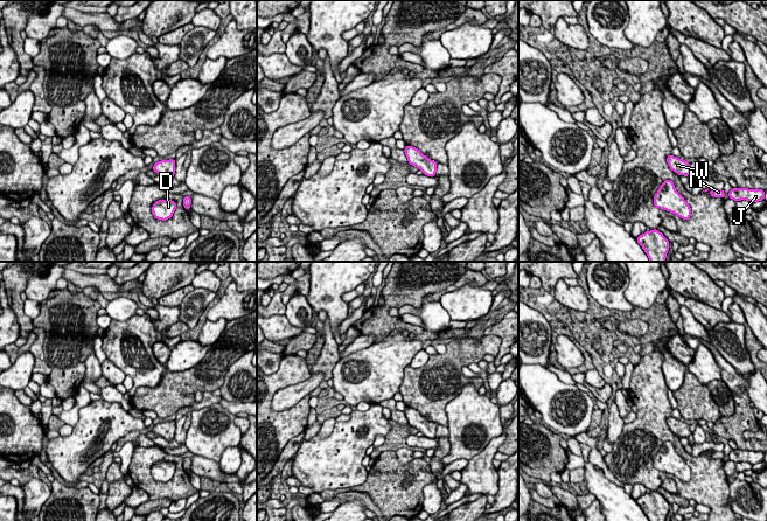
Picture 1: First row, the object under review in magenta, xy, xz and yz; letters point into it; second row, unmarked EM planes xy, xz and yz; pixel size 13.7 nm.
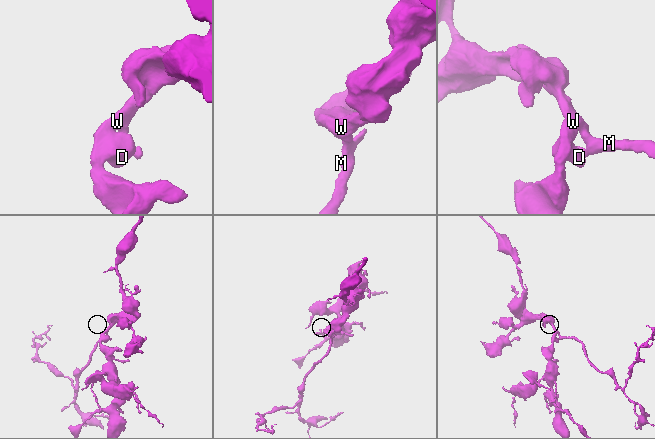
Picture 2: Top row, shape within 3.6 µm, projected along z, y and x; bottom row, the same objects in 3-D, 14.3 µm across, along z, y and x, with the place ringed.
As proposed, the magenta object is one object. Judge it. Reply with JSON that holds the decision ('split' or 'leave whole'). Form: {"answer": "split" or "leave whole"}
{"answer": "leave whole"}

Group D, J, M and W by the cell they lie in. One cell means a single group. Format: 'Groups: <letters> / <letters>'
Groups: D J M W

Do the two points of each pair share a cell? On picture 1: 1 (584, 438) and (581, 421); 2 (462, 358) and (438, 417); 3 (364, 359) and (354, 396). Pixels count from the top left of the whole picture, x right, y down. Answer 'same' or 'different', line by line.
1: different
2: same
3: same

